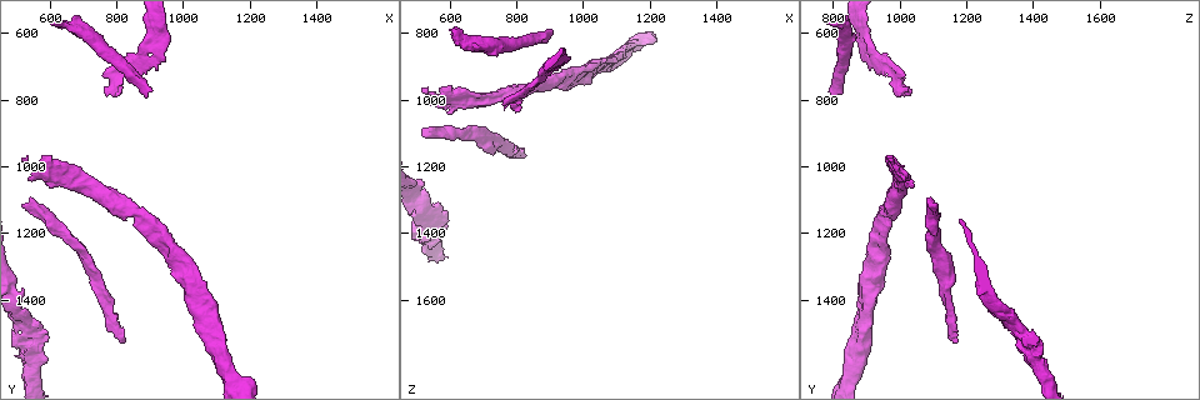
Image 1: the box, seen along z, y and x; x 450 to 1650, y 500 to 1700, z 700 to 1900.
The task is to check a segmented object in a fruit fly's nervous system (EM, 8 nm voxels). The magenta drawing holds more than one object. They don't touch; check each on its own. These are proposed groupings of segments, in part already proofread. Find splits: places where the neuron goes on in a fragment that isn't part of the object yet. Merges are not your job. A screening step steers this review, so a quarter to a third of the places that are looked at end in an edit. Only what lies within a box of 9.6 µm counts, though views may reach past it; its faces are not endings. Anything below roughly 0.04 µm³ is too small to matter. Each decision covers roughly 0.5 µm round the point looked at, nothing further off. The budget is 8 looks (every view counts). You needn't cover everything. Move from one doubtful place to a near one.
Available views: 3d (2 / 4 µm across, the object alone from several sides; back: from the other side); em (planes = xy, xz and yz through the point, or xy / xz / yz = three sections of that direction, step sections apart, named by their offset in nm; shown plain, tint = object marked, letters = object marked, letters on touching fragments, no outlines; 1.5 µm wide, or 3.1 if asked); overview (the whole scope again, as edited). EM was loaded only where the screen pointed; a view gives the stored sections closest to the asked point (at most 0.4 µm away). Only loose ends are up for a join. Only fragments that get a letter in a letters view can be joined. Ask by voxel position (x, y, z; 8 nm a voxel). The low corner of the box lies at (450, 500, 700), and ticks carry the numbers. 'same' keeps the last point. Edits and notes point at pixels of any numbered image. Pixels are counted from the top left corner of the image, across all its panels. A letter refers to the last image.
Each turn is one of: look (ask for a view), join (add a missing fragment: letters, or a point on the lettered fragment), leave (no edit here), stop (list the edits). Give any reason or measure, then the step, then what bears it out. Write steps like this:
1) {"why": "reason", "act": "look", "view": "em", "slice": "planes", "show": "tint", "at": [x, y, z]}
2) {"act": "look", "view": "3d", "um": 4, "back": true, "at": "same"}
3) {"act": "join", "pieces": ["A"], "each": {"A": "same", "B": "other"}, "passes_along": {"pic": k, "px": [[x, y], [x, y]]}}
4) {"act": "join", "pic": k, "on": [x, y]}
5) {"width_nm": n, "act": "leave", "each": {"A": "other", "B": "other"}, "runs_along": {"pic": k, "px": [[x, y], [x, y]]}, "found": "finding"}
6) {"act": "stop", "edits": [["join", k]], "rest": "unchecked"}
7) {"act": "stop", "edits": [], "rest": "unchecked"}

{"act": "look", "view": "3d", "um": 2, "at": [820, 1530, 1170]}

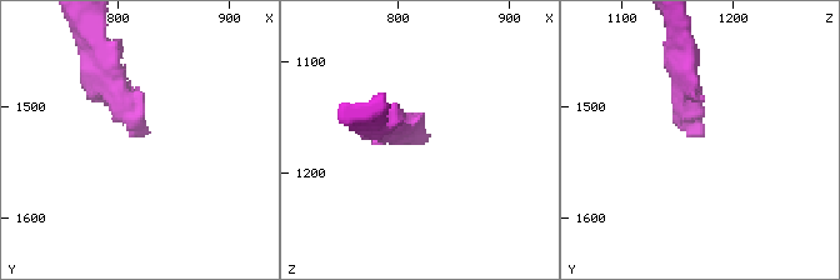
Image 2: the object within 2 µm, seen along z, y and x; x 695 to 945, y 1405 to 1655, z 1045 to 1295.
{"act": "look", "view": "em", "slice": "planes", "show": "letters", "at": [816, 1530, 1172]}

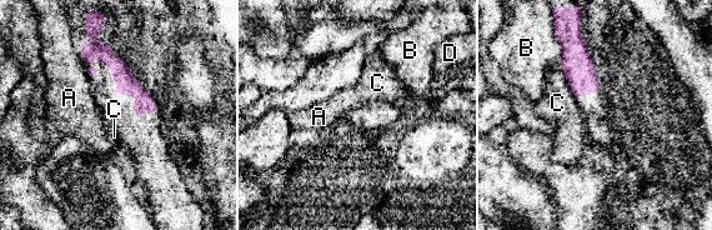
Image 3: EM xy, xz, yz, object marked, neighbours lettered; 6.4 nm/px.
{"act": "leave", "each": {"A": "other", "B": "other", "C": "other", "D": "other"}, "border": {"pic": 3, "px": [[560, 65], [575, 98]]}, "found": "no lettered fragment goes on from it"}

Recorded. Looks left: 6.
{"why": "free end", "act": "look", "view": "em", "slice": "xy", "step": 8, "show": "tint", "at": [590, 960, 960]}

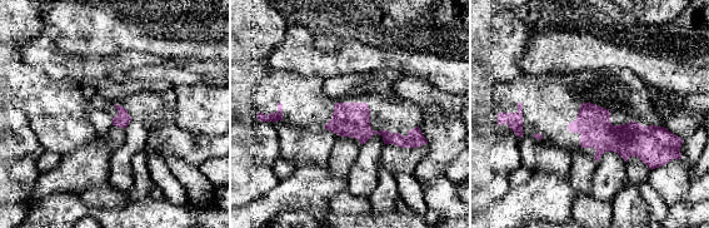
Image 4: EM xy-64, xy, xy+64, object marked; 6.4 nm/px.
{"why": "another direction", "act": "look", "view": "em", "slice": "planes", "show": "letters", "at": "same"}

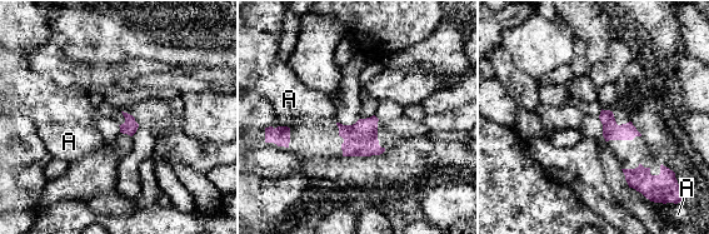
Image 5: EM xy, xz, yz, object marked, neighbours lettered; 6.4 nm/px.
{"act": "leave", "each": {"A": "other"}, "border": {"pic": 5, "px": [[284, 125], [289, 128]]}, "found": "no lettered fragment goes on from it"}

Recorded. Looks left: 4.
{"act": "look", "view": "em", "slice": "planes", "show": "letters", "at": [890, 790, 800]}

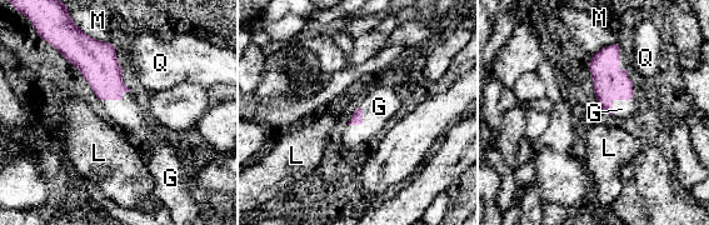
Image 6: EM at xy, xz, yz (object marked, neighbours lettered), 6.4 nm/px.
{"act": "join", "pic": 6, "on": [622, 109], "each": {"G": "same", "L": "other", "M": "other", "Q": "other"}, "passes_along": {"pic": 6, "px": [[610, 83], [617, 99], [622, 109]]}, "found": "it goes on there"}

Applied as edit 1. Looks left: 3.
{"act": "stop", "edits": [["join", 6]], "rest": "unchecked"}

